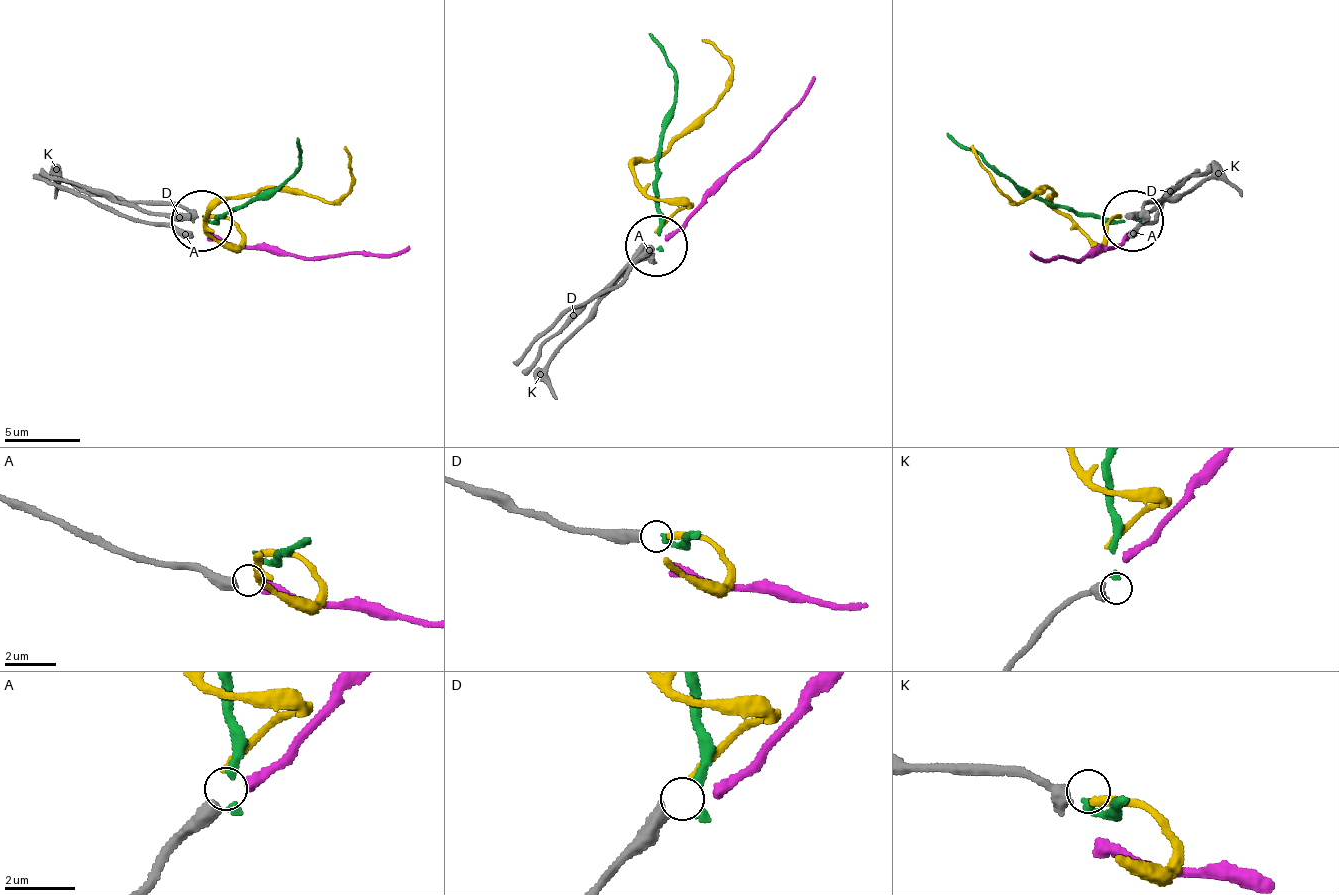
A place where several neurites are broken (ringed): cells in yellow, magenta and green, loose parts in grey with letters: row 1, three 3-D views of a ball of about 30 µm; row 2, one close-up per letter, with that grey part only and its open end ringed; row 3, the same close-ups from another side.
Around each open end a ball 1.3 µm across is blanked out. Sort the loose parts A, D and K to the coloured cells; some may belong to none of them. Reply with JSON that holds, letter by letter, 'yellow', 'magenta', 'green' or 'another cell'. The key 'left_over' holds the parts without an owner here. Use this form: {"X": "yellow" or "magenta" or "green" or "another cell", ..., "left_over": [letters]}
{"A": "magenta", "D": "yellow", "K": "green", "left_over": []}

